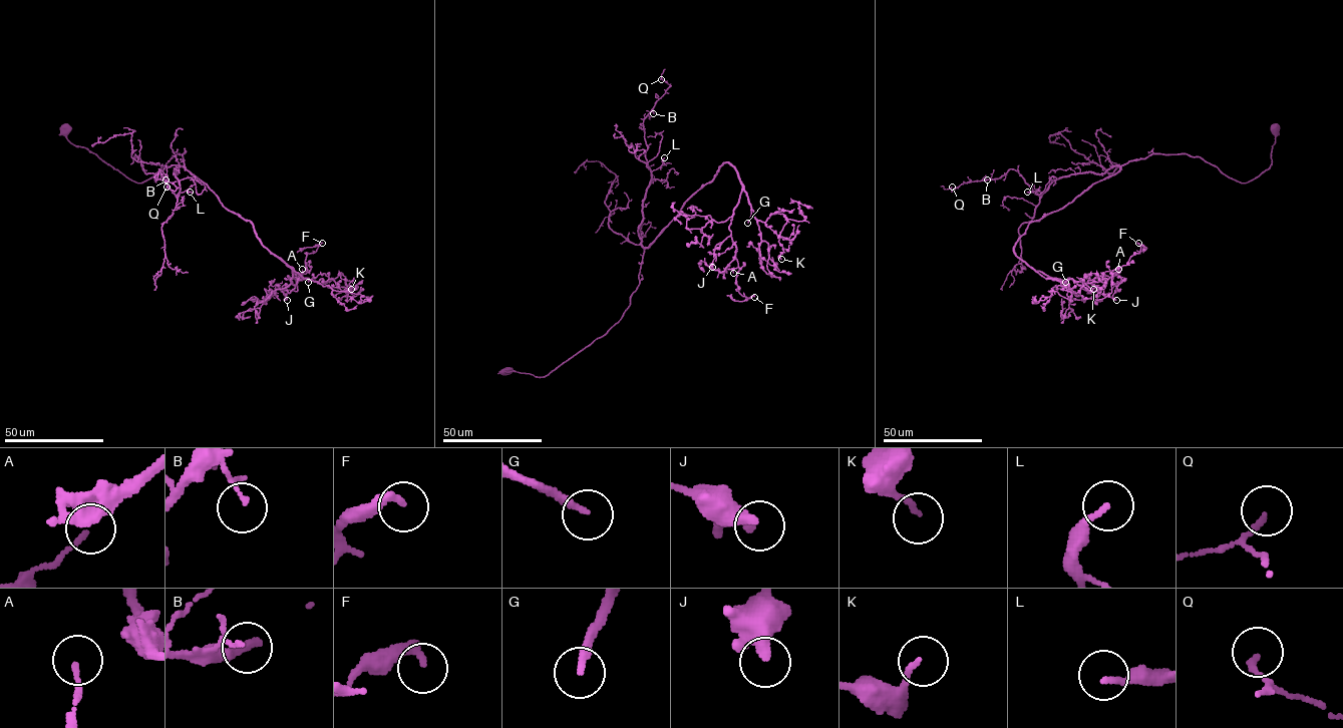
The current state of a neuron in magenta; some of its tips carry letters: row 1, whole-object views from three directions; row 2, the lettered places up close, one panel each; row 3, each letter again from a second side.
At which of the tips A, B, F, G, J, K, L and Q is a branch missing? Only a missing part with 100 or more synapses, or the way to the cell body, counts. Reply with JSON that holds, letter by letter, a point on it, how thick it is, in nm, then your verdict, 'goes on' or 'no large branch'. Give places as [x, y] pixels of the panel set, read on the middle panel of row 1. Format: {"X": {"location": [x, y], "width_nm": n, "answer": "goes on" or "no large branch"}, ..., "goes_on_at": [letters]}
{"A": {"location": [733, 273], "width_nm": 120, "answer": "no large branch"}, "B": {"location": [653, 113], "width_nm": 70, "answer": "no large branch"}, "F": {"location": [754, 297], "width_nm": 280, "answer": "no large branch"}, "G": {"location": [747, 223], "width_nm": 200, "answer": "goes on"}, "J": {"location": [712, 267], "width_nm": 280, "answer": "no large branch"}, "K": {"location": [781, 259], "width_nm": 150, "answer": "no large branch"}, "L": {"location": [664, 157], "width_nm": 170, "answer": "no large branch"}, "Q": {"location": [661, 79], "width_nm": 160, "answer": "no large branch"}, "goes_on_at": ["G"]}

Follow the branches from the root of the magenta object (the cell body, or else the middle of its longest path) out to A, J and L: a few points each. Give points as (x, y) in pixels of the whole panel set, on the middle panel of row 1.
A: (506, 369), (545, 376), (618, 322), (644, 249), (725, 162), (742, 186), (729, 229), (733, 273)
J: (506, 369), (545, 376), (618, 322), (639, 284), (644, 249), (729, 162), (741, 193), (712, 267)
L: (506, 369), (545, 376), (620, 320), (640, 282), (644, 252), (638, 231), (643, 200), (651, 172), (664, 157)

